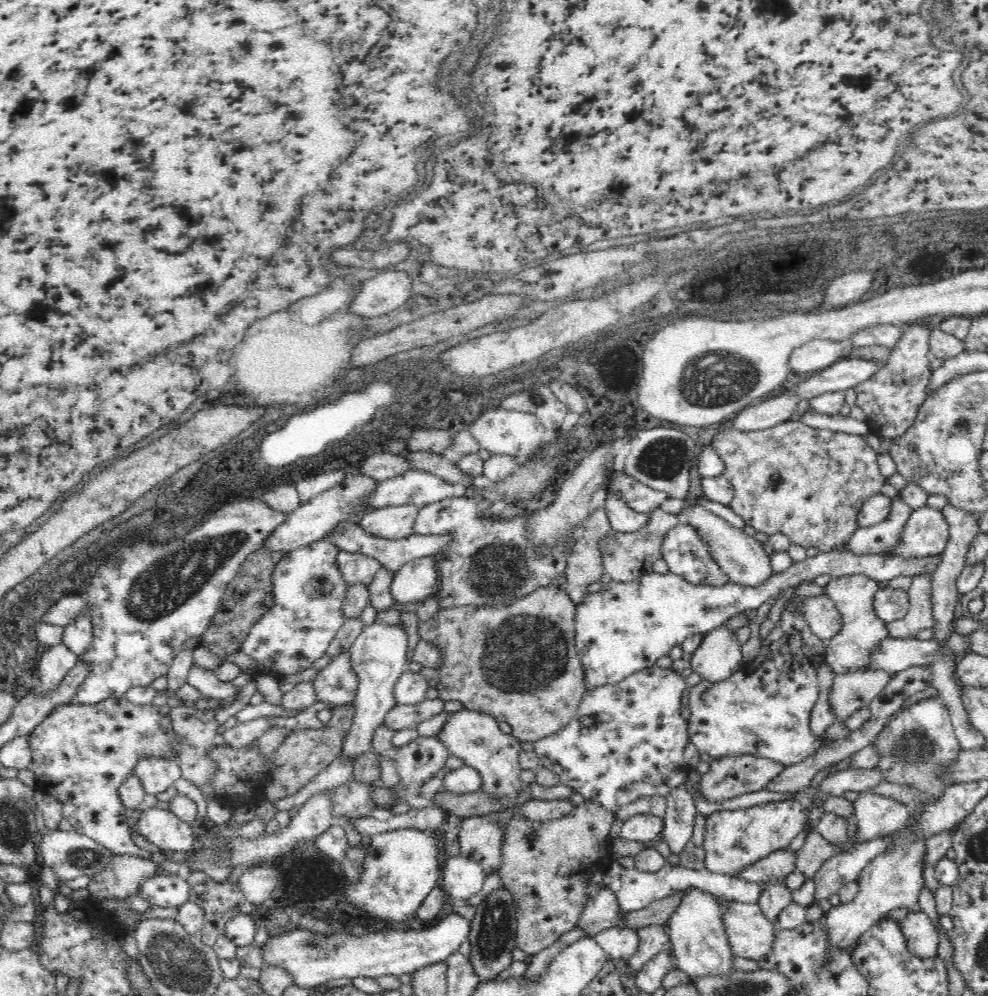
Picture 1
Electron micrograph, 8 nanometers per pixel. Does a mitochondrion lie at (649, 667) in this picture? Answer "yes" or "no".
no

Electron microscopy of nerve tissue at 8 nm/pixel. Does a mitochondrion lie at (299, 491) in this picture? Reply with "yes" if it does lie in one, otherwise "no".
no

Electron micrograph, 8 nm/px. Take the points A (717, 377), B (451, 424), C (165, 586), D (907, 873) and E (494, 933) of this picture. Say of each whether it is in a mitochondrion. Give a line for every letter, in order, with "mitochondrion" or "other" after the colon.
A: mitochondrion
B: other
C: mitochondrion
D: other
E: mitochondrion

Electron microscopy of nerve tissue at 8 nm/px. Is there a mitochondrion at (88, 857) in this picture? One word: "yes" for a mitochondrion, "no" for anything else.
yes

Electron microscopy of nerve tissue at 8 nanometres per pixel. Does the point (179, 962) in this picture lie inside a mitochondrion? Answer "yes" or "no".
yes

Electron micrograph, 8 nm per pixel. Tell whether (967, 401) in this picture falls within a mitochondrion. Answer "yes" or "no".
yes

